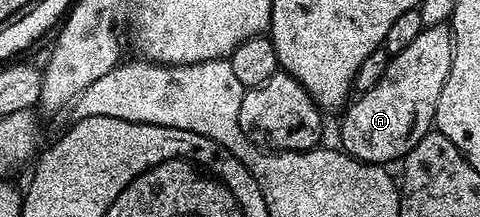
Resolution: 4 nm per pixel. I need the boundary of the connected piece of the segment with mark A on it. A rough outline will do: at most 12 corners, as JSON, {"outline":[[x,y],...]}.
{"outline":[[425,25],[343,110],[339,148],[399,162],[433,128],[452,31]]}

